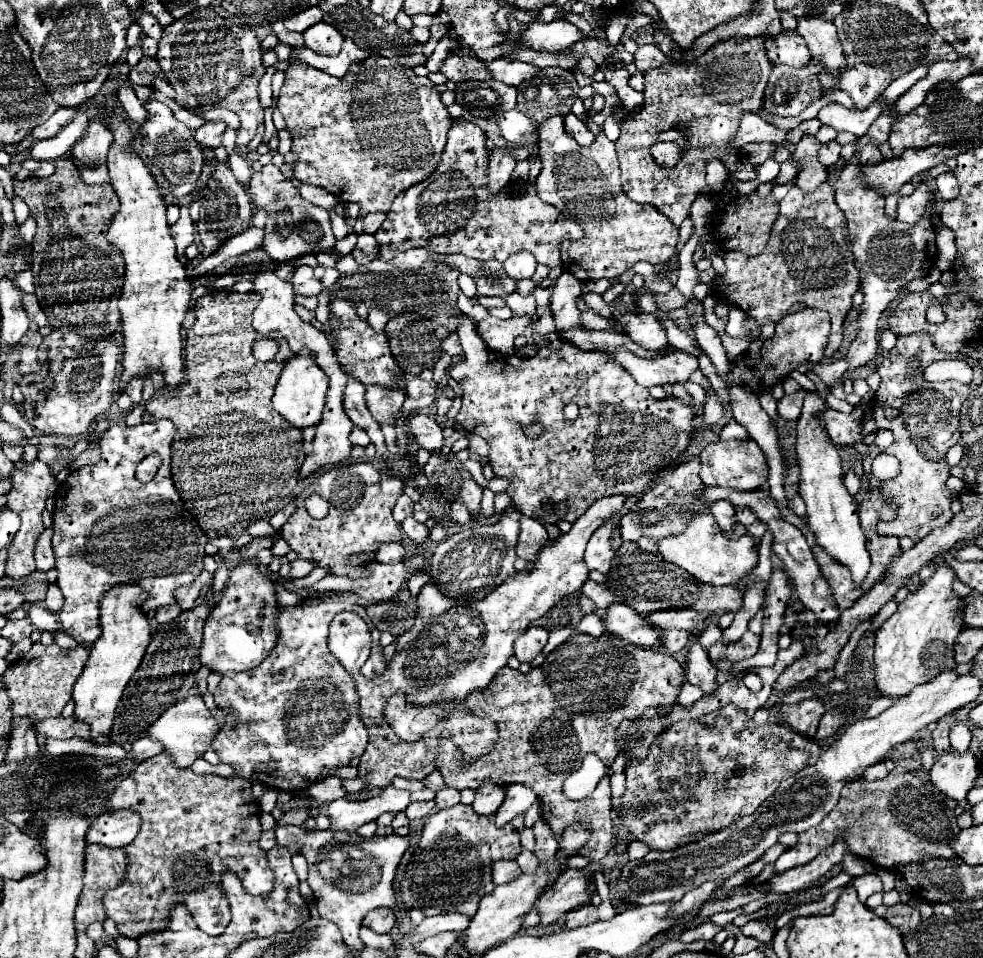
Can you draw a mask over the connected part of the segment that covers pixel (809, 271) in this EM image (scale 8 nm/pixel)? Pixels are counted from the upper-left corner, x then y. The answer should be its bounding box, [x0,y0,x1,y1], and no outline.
[713,184,859,358]

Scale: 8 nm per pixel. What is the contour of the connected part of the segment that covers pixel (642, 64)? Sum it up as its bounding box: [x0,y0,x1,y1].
[635,44,677,72]

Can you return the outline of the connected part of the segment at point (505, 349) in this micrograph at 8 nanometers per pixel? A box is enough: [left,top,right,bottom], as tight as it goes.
[479,316,531,356]

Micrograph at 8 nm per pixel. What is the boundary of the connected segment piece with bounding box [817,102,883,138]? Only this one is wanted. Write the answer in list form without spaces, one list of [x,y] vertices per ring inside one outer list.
[[[873,102],[867,110],[859,112],[859,110],[847,110],[845,106],[839,104],[827,104],[821,112],[819,112],[819,120],[831,128],[835,128],[837,132],[853,132],[857,138],[861,138],[863,132],[867,132],[867,128],[871,126],[871,122],[883,112],[883,102]]]

